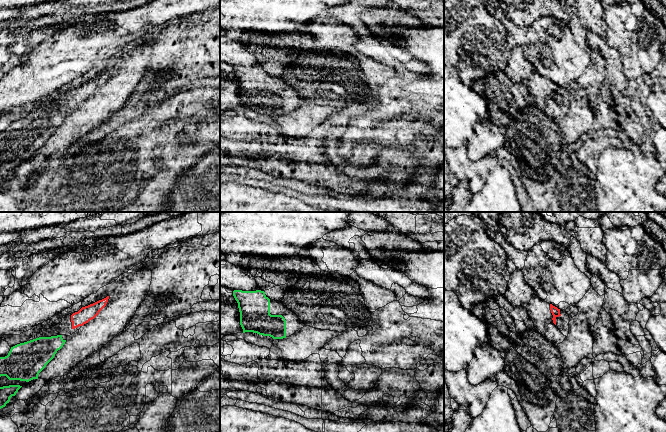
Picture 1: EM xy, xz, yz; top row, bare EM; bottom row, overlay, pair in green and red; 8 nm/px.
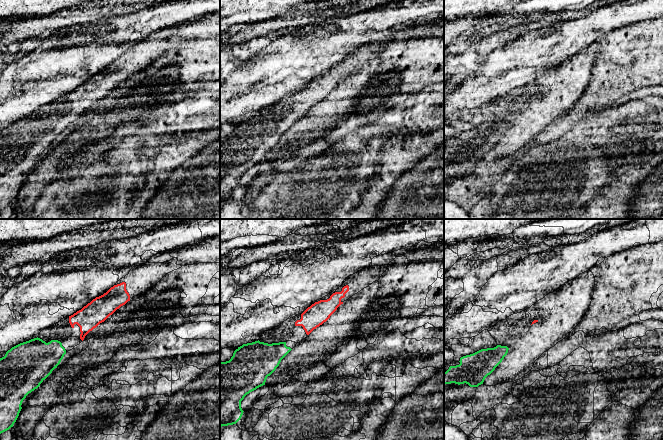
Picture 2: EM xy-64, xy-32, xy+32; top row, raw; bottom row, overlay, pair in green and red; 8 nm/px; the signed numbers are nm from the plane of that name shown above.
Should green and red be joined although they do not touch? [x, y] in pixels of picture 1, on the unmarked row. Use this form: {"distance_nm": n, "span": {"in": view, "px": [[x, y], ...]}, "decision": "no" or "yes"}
{"distance_nm": 100, "span": {"in": "xy", "px": [[61, 111], [72, 104]]}, "decision": "yes"}

